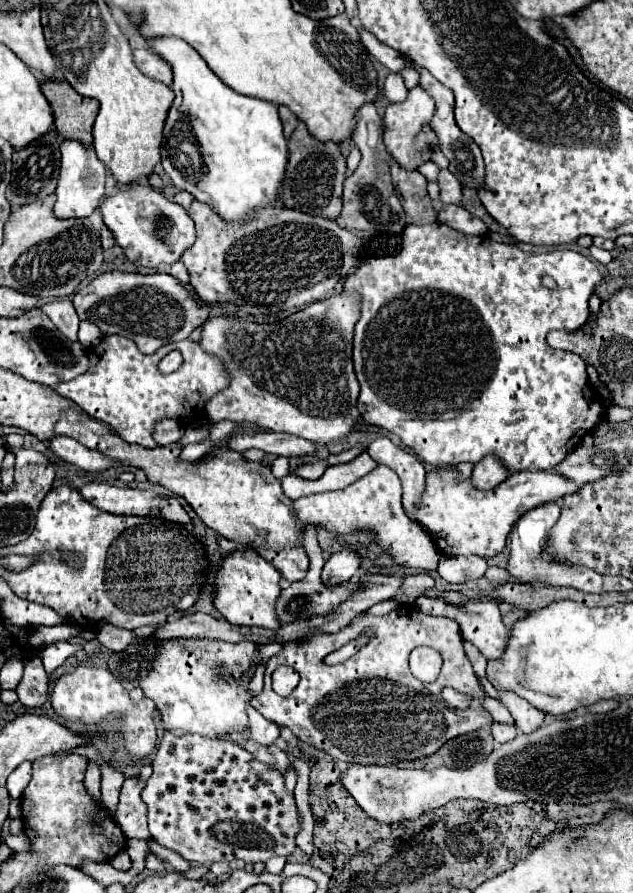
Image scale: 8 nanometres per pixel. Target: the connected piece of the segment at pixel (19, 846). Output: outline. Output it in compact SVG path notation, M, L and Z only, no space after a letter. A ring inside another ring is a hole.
M7 835L5 837L5 843L15 851L15 853L19 853L19 851L29 851L29 839L25 837L25 835Z

